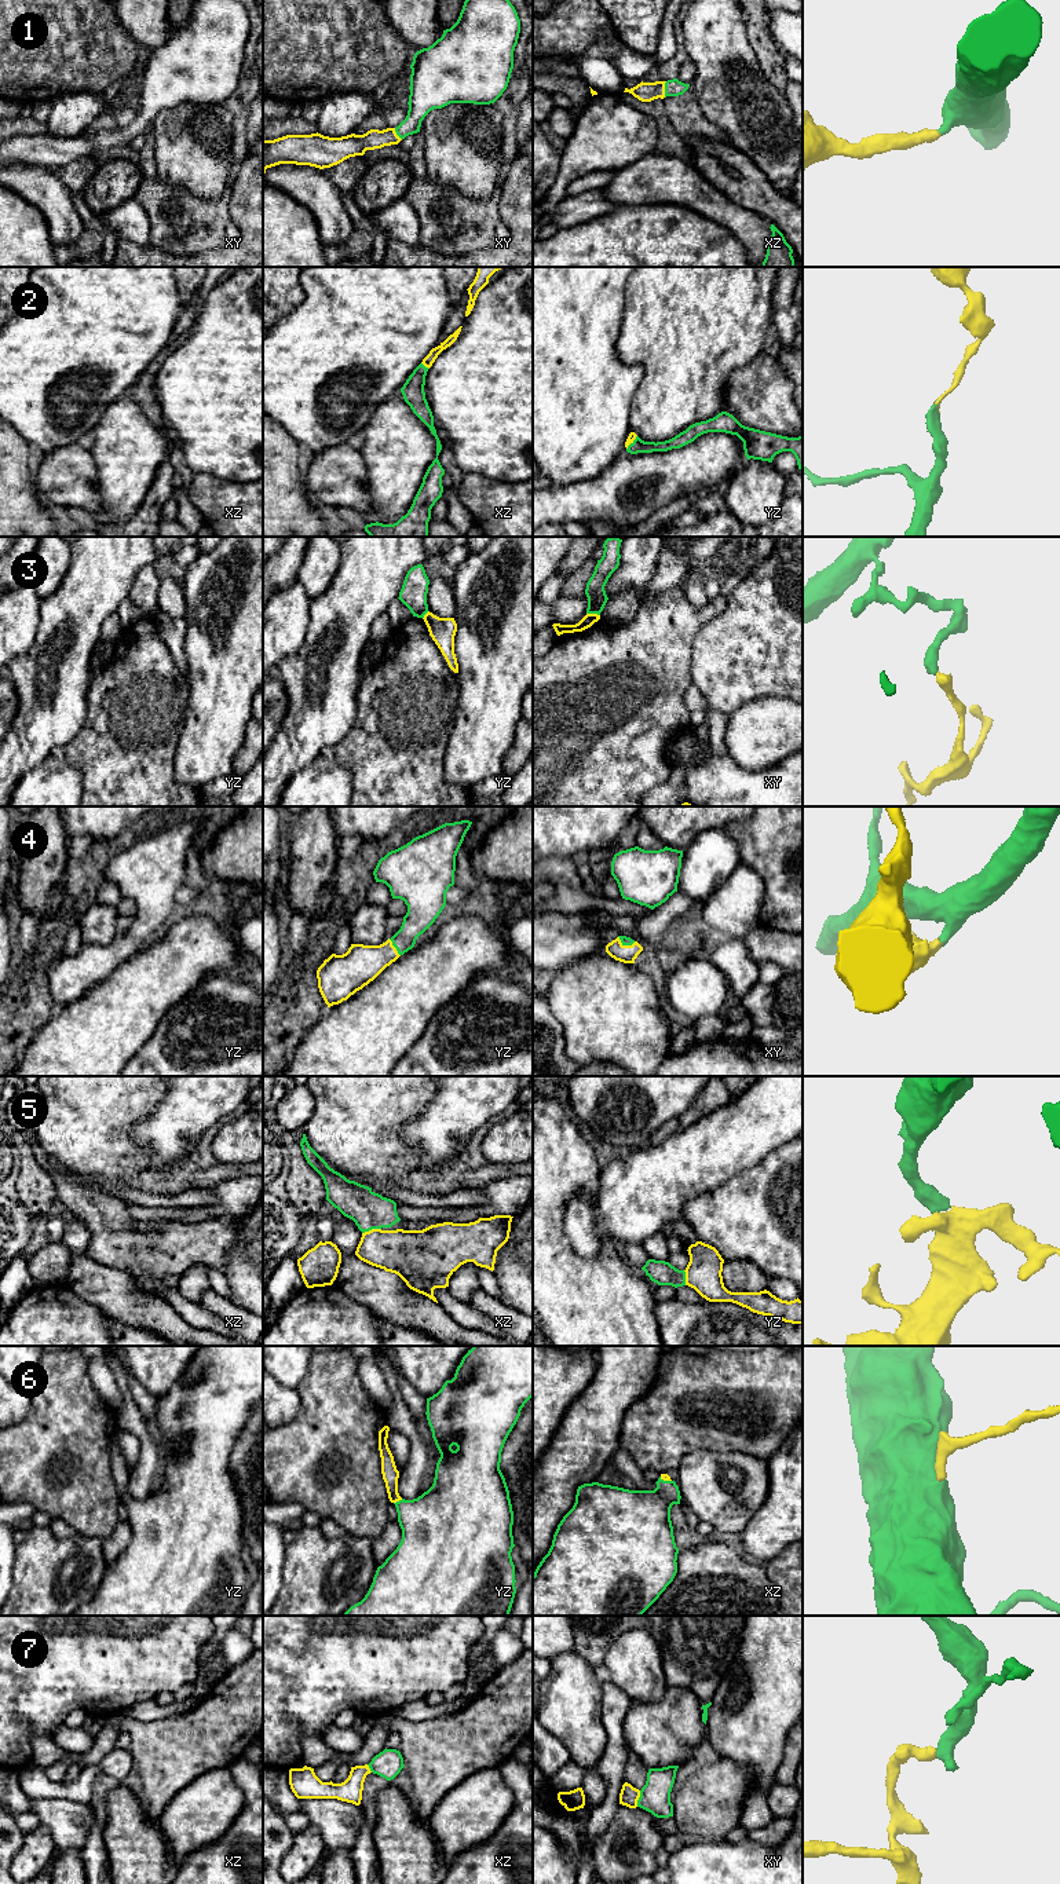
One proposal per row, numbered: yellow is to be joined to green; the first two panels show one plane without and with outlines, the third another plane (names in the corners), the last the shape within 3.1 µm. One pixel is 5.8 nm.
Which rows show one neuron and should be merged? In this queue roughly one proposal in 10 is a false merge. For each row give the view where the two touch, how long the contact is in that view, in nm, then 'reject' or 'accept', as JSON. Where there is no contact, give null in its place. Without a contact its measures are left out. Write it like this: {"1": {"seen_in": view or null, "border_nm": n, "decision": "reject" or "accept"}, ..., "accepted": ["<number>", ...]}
{"1": {"seen_in": "xz", "border_nm": 100, "decision": "accept"}, "2": {"seen_in": "xz", "border_nm": 60, "decision": "accept"}, "3": {"seen_in": "xy", "border_nm": 80, "decision": "reject"}, "4": {"seen_in": "yz", "border_nm": 120, "decision": "accept"}, "5": {"seen_in": "xz", "border_nm": 120, "decision": "accept"}, "6": {"seen_in": "yz", "border_nm": 60, "decision": "accept"}, "7": {"seen_in": "xy", "border_nm": 100, "decision": "accept"}, "accepted": ["1", "2", "4", "5", "6", "7"]}

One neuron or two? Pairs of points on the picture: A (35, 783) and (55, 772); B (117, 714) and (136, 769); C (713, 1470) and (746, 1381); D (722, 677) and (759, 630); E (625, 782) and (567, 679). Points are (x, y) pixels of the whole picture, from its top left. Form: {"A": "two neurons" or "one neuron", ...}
{"A": "one neuron", "B": "one neuron", "C": "two neurons", "D": "one neuron", "E": "one neuron"}

